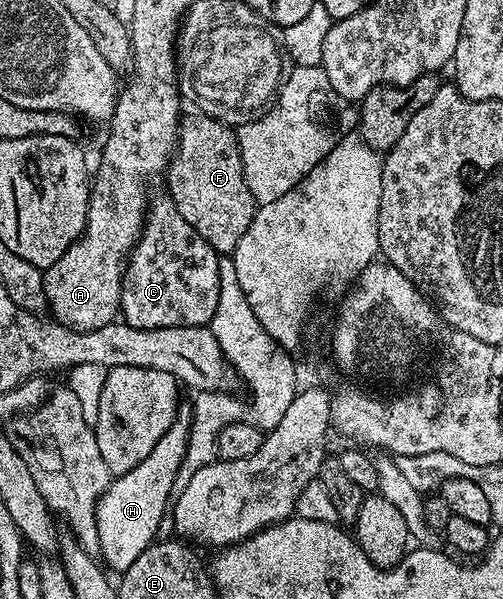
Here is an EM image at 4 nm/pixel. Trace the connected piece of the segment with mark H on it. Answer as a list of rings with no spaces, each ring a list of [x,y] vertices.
[[[177,412],[176,421],[170,431],[166,431],[166,435],[162,435],[162,439],[154,443],[150,455],[146,455],[146,459],[142,459],[142,463],[138,463],[134,471],[126,471],[109,480],[108,490],[104,492],[96,508],[96,522],[100,543],[99,556],[102,561],[104,557],[103,564],[113,574],[124,574],[130,563],[134,563],[134,559],[138,559],[138,555],[142,555],[142,551],[146,551],[146,547],[150,547],[153,541],[157,540],[159,533],[156,532],[169,516],[170,502],[174,497],[172,488],[178,485],[180,468],[188,459],[188,442],[191,439],[191,412]]]

